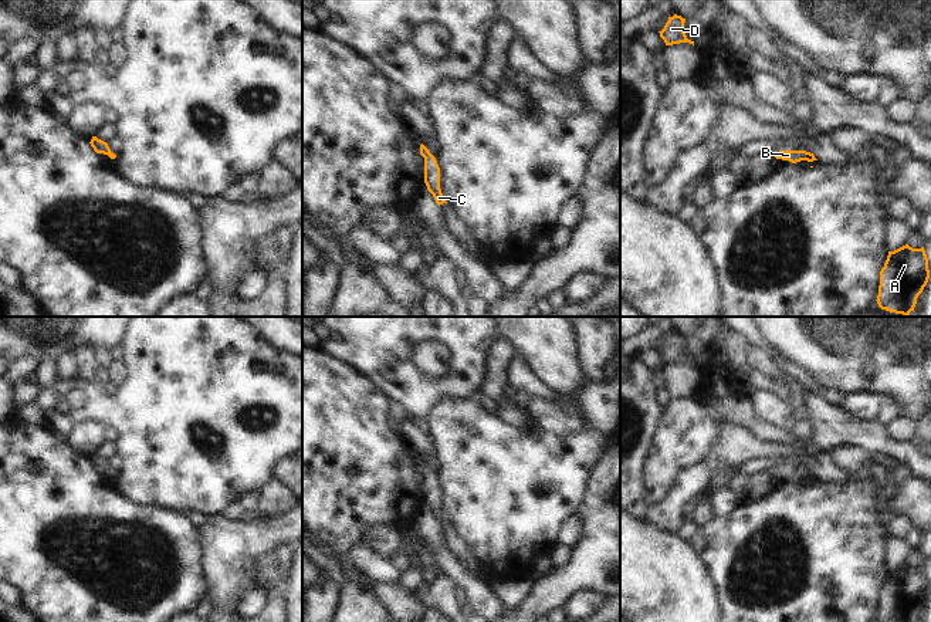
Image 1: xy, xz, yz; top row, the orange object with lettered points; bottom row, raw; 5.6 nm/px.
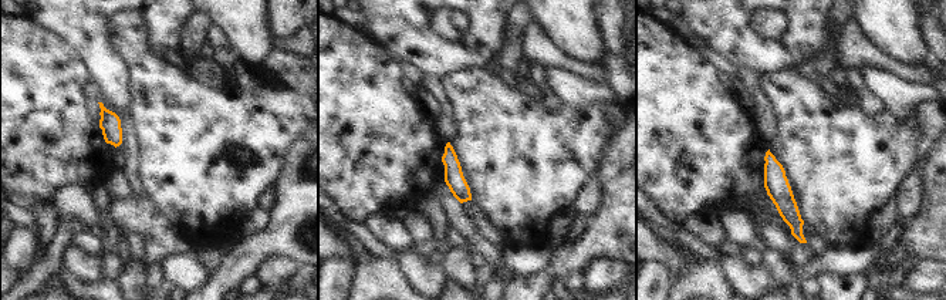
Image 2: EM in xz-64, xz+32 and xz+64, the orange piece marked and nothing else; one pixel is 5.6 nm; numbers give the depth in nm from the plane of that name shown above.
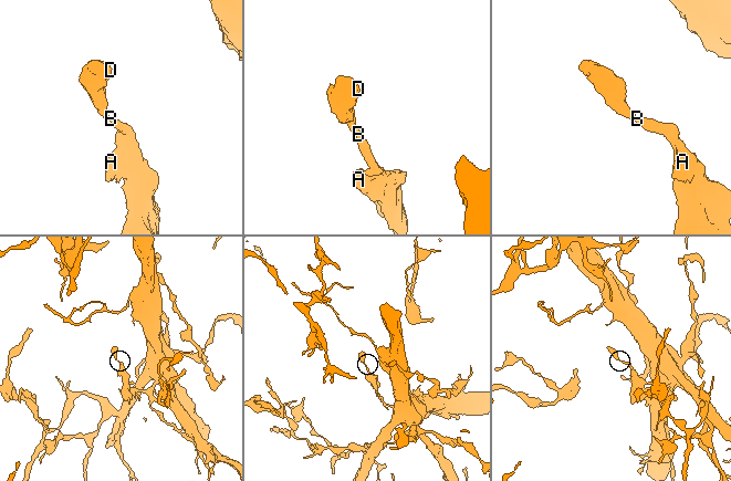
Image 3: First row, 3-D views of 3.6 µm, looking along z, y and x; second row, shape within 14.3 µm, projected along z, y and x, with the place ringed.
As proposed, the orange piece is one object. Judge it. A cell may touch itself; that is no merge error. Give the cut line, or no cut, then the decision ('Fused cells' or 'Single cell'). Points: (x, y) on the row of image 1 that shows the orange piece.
No split. Single cell

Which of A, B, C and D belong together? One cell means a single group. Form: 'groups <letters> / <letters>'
groups A B C D

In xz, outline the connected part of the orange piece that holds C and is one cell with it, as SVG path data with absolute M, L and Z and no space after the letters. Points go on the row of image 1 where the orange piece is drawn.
M423 143L420 145L420 155L424 158L424 183L427 190L439 206L447 203L440 189L440 168L436 158Z

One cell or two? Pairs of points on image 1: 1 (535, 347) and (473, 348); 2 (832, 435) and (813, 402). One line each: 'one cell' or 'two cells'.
1: two cells
2: one cell

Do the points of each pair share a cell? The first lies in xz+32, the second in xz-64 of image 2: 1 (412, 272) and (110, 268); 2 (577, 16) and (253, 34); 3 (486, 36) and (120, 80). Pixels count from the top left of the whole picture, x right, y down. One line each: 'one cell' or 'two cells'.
1: two cells
2: one cell
3: one cell

